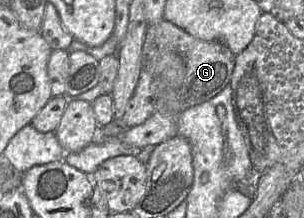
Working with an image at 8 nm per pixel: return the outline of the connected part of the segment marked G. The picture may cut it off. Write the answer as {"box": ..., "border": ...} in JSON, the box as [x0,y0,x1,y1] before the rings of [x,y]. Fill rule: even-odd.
{"box":[120,20,235,128],"border":[[[167,20],[148,24],[141,52],[139,80],[120,122],[125,128],[130,128],[142,124],[156,112],[178,116],[212,99],[230,84],[235,57],[224,43],[194,37]],[[166,53],[177,53],[184,61],[185,77],[179,87],[171,87],[162,80],[165,72],[163,55]]]}

